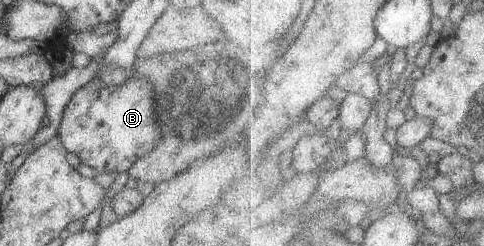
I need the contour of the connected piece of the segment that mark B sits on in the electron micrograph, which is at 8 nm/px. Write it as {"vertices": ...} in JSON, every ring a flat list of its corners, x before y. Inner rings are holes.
{"vertices":[[129,73,122,85,106,85,95,77,82,86,67,103,58,137,68,152,79,157,80,162,96,173,128,172,139,159,151,152,161,138,155,108,154,86,142,75]]}

